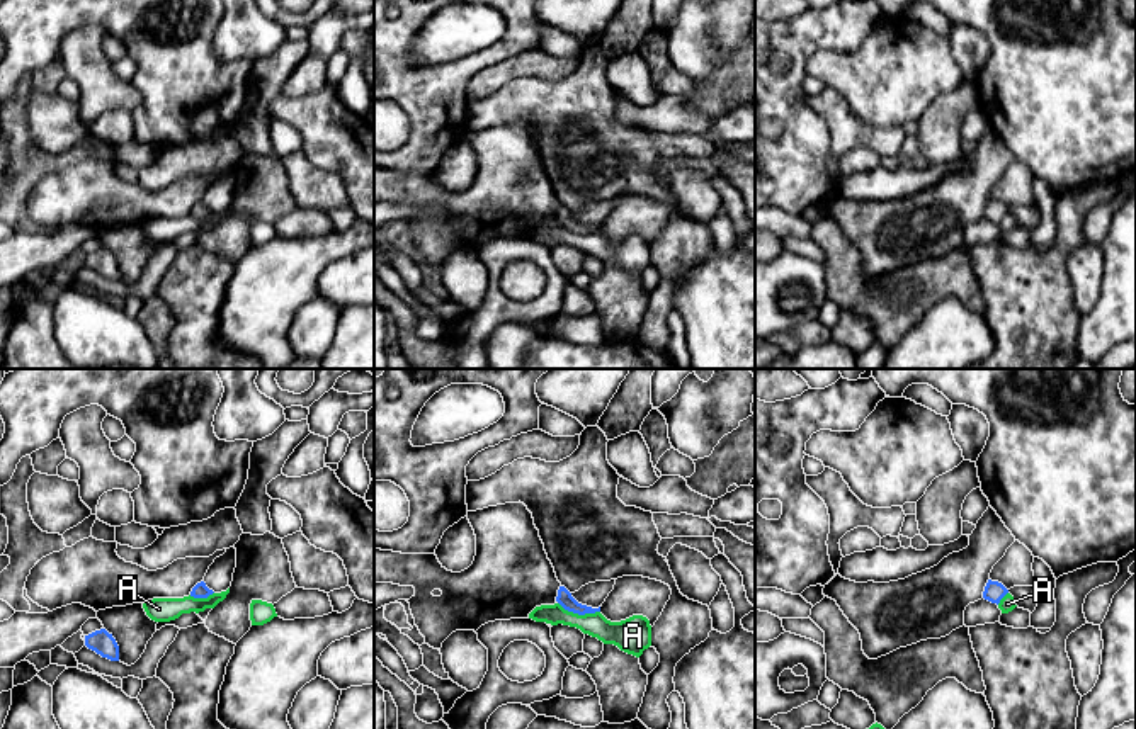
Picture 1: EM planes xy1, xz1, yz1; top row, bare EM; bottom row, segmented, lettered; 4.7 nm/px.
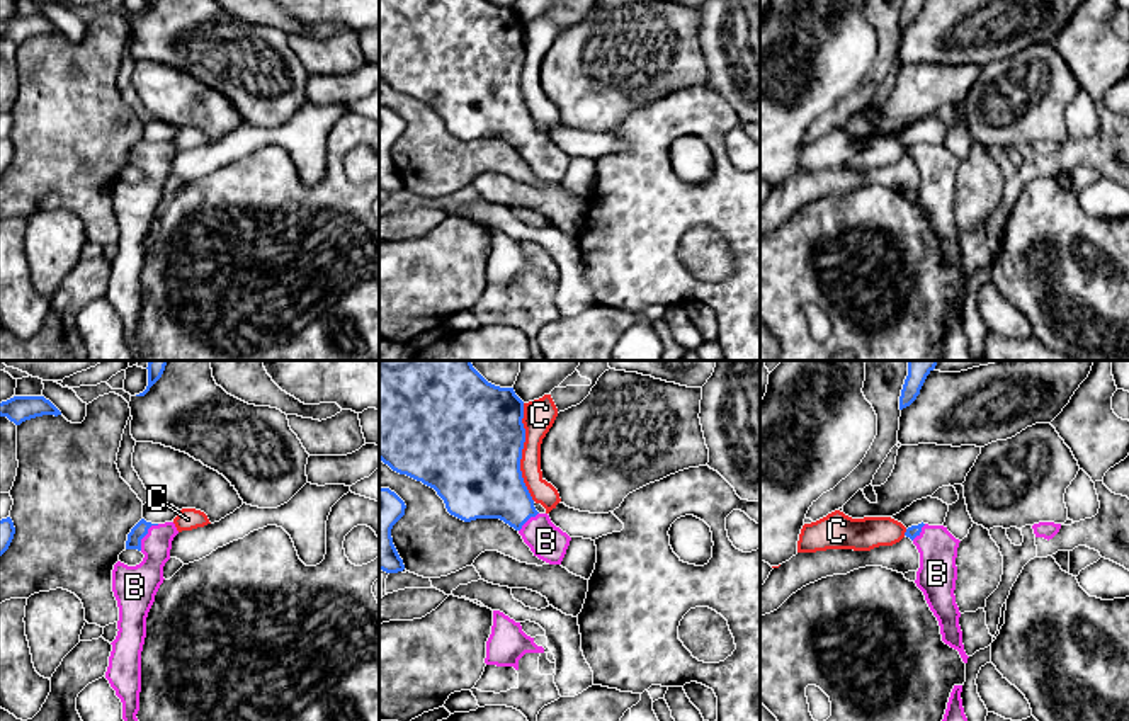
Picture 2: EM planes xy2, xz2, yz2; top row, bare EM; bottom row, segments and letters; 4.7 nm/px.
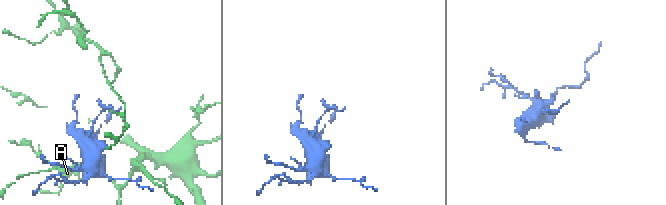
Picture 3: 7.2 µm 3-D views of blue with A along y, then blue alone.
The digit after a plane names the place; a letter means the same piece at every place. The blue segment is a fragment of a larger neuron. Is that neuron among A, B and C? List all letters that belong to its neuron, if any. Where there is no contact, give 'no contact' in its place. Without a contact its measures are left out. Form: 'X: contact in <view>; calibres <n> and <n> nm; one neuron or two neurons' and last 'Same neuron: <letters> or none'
A: contact in xz1; calibres 70 and 140 nm; two neurons
B: contact in xy2; calibres 70 and 180 nm; one neuron
C: contact in xz2; calibres 500 and 150 nm; two neurons
Same neuron: B

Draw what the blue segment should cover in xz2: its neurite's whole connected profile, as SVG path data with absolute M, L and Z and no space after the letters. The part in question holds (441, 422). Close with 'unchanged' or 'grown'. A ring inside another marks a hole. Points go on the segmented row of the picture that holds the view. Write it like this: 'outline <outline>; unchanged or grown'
outline M379 360L379 459L393 471L434 488L451 515L471 522L500 519L513 527L534 556L561 565L571 537L539 514L520 471L525 442L524 401L513 388L488 383L471 360Z; grown

